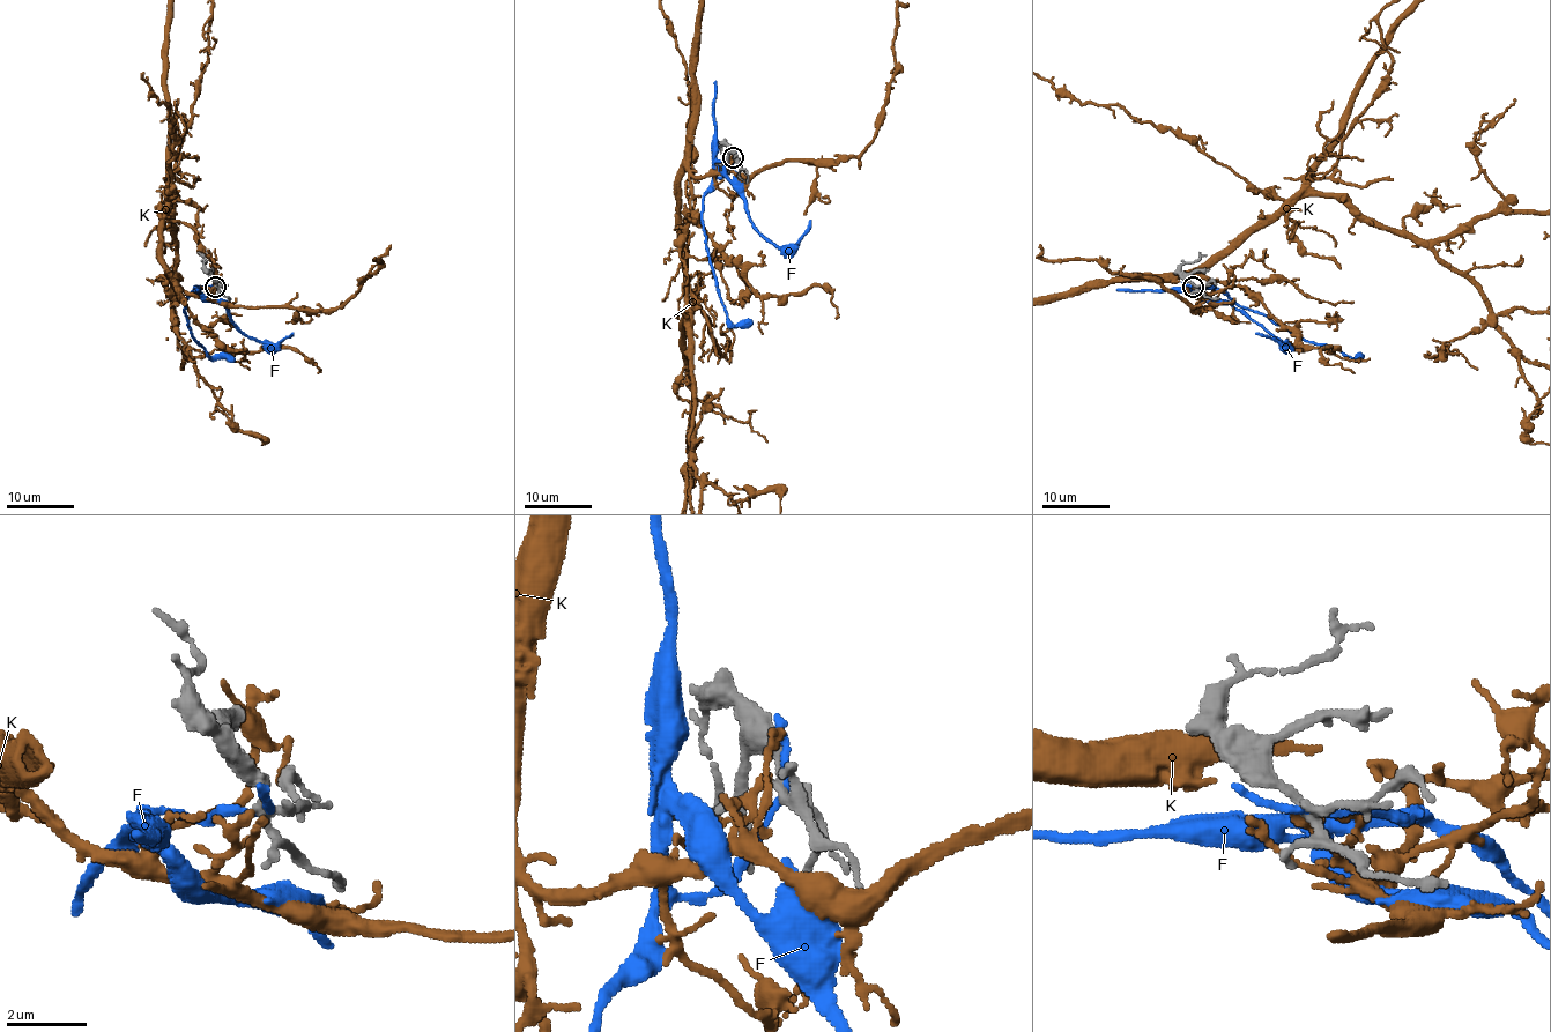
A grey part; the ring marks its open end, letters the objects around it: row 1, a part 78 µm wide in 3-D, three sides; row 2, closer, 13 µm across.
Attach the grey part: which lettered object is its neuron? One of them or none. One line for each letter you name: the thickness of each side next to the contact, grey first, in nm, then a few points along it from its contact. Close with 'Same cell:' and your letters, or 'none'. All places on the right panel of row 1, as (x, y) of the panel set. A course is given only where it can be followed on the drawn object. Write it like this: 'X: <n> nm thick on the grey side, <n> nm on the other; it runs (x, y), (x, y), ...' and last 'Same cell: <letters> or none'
K: 220 nm thick on the grey side, 170 nm on the other
Same cell: K

